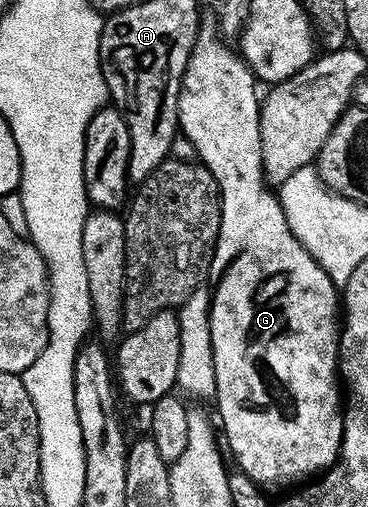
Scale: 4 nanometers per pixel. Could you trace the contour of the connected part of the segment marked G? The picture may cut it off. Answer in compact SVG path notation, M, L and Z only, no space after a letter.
M205 16L200 23L200 30L196 35L196 42L192 48L190 59L186 63L184 78L180 84L180 112L179 132L194 147L199 164L205 165L218 183L220 192L220 230L216 240L216 250L212 260L211 276L220 277L216 281L216 290L210 293L210 343L214 347L214 375L216 376L216 396L214 406L220 412L220 421L224 424L222 437L228 440L232 448L232 457L235 468L241 469L251 481L261 487L268 485L288 485L291 481L303 482L312 479L321 471L327 471L336 463L340 455L340 444L344 438L344 414L342 412L342 389L338 384L338 362L340 360L340 331L342 328L341 318L338 316L338 286L326 275L326 271L298 243L294 231L286 223L284 209L280 206L279 196L270 188L269 182L264 175L262 163L262 139L260 138L260 107L262 104L261 94L256 94L258 82L252 76L246 62L235 52L232 53L223 45L221 34L218 32L218 21L215 16Z

